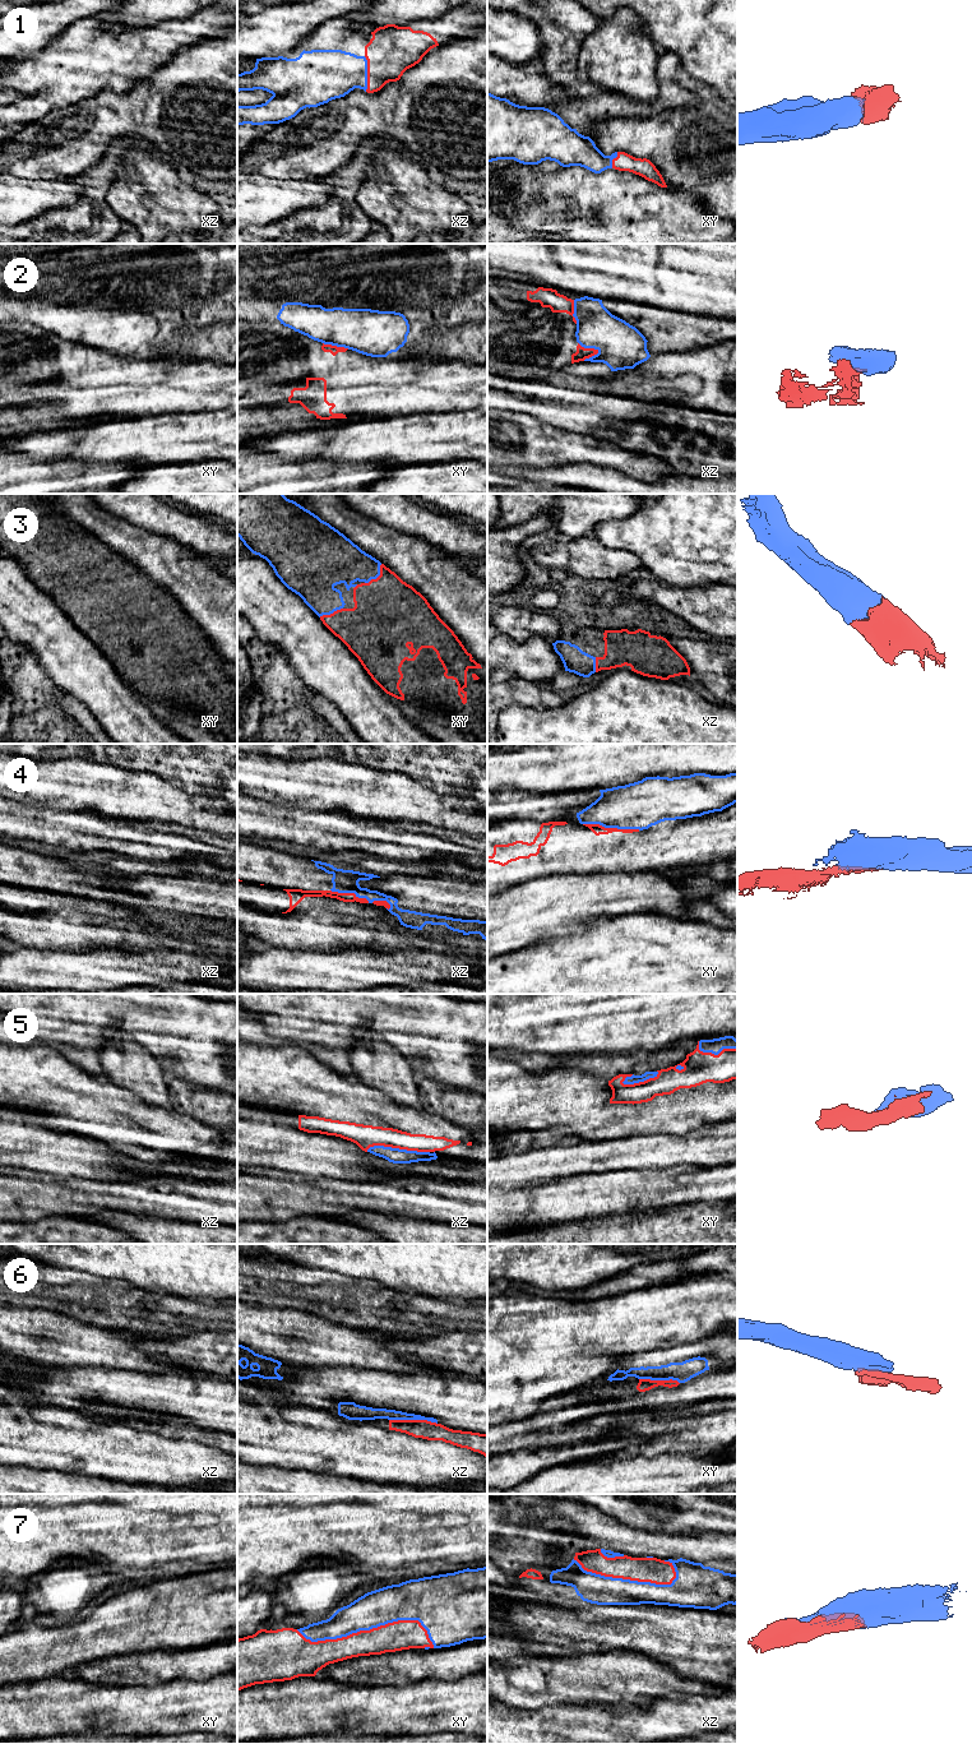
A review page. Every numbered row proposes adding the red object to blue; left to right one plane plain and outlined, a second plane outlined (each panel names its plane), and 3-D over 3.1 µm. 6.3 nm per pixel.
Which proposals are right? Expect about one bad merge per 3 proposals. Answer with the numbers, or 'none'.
1, 3, 5, 7

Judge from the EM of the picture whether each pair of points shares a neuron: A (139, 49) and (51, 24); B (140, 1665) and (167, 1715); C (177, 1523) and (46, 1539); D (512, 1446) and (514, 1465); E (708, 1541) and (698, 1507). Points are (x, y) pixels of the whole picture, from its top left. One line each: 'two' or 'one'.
A: two
B: two
C: one
D: two
E: two

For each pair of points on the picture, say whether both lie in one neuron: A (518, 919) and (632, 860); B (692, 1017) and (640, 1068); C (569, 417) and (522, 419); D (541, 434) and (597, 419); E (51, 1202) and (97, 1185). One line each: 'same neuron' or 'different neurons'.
A: different neurons
B: different neurons
C: different neurons
D: different neurons
E: same neuron

